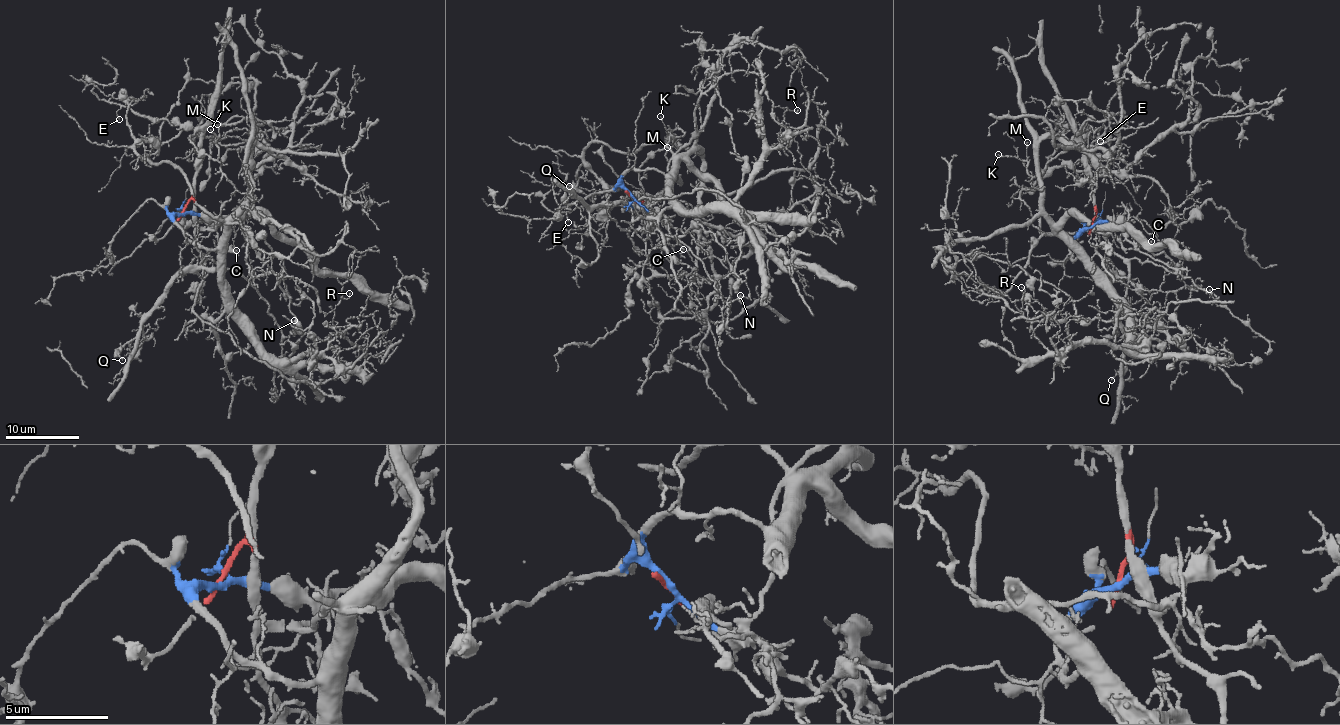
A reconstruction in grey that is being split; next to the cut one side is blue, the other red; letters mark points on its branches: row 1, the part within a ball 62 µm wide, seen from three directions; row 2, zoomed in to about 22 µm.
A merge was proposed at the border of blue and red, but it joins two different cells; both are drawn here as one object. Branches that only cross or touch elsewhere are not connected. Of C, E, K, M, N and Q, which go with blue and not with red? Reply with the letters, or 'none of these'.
C, Q

